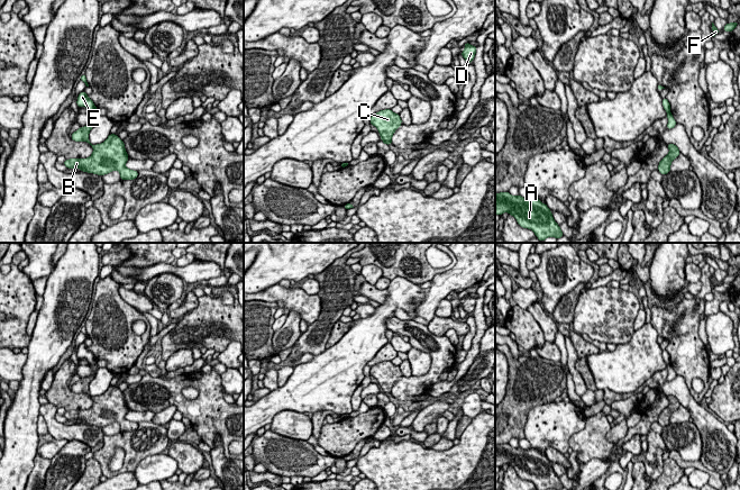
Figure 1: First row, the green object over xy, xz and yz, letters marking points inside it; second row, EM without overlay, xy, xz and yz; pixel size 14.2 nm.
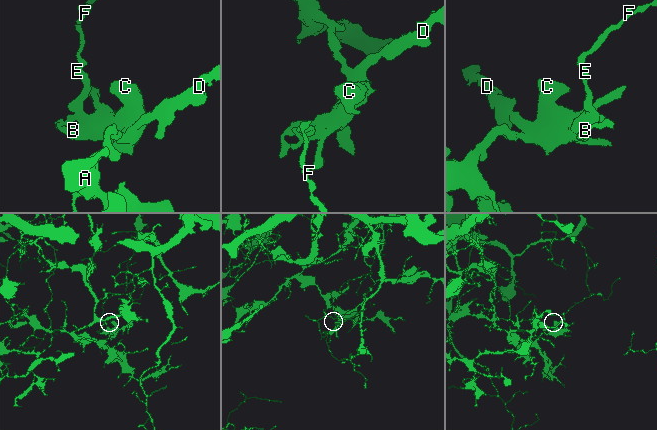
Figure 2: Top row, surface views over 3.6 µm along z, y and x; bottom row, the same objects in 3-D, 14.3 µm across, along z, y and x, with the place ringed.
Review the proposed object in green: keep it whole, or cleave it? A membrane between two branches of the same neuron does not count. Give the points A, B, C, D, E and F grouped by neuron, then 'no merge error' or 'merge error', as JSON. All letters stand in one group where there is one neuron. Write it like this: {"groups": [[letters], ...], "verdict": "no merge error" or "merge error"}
{"groups": [["A", "B", "C", "D"], ["E", "F"]], "verdict": "merge error"}

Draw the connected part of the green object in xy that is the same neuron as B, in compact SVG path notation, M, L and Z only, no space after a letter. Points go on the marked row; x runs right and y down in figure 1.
M89 114L93 120L92 124L80 127L71 135L74 142L86 142L92 148L93 153L86 158L70 158L64 161L64 165L68 169L80 167L82 172L93 173L98 175L108 174L115 170L120 173L121 180L134 180L138 176L138 171L127 169L126 162L129 160L125 149L125 143L117 135L110 134L108 138L97 145L92 145L89 140L89 133L94 126L99 115Z

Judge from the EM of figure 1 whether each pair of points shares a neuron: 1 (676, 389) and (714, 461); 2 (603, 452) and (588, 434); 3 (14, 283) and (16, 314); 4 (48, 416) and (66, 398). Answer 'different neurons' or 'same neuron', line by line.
1: same neuron
2: same neuron
3: same neuron
4: different neurons

